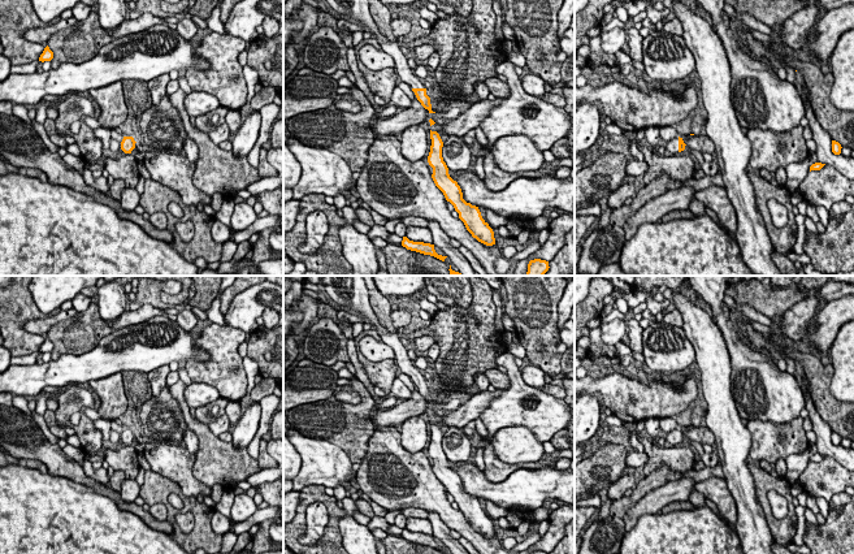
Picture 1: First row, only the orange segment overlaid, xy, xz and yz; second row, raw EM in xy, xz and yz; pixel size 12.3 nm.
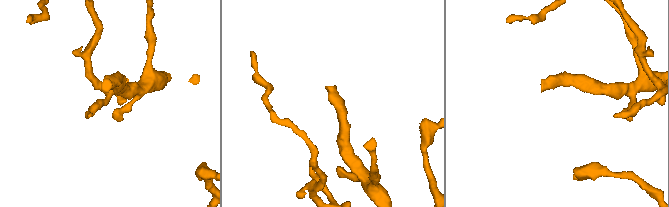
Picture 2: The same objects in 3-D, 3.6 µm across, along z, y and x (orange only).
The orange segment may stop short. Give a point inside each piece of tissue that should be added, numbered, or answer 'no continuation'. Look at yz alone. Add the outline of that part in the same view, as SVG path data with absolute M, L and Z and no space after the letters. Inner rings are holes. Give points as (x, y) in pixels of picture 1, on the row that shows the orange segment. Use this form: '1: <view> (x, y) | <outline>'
1: yz (672, 146) | M679 137L673 138L672 140L668 140L664 146L666 151L669 151L673 155L679 153Z

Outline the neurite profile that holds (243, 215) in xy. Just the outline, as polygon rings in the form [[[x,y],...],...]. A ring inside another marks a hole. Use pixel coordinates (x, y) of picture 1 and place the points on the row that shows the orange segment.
[[[246,200],[235,204],[230,225],[234,231],[242,231],[257,220],[257,213]]]

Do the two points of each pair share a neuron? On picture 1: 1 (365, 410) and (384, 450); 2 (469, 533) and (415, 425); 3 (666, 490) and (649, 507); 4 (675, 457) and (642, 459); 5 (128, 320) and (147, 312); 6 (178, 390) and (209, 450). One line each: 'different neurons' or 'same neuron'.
1: different neurons
2: different neurons
3: same neuron
4: different neurons
5: same neuron
6: same neuron

